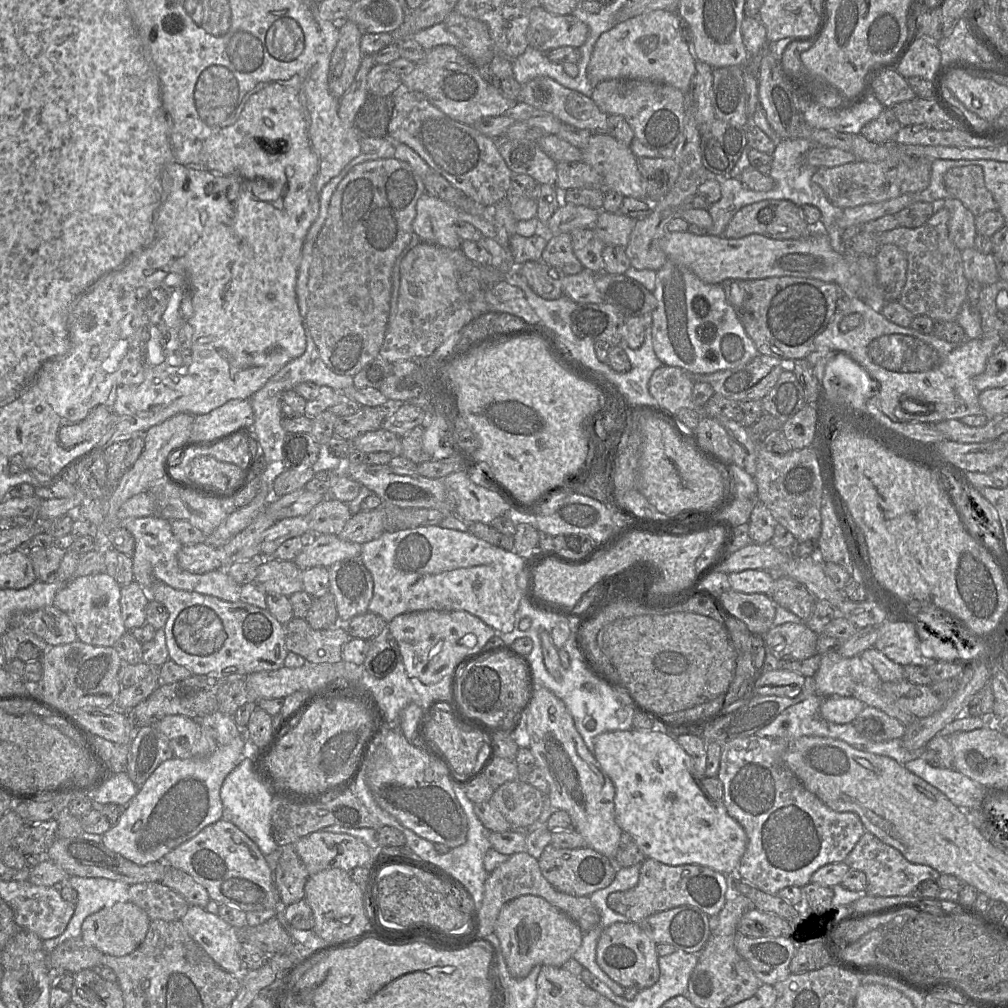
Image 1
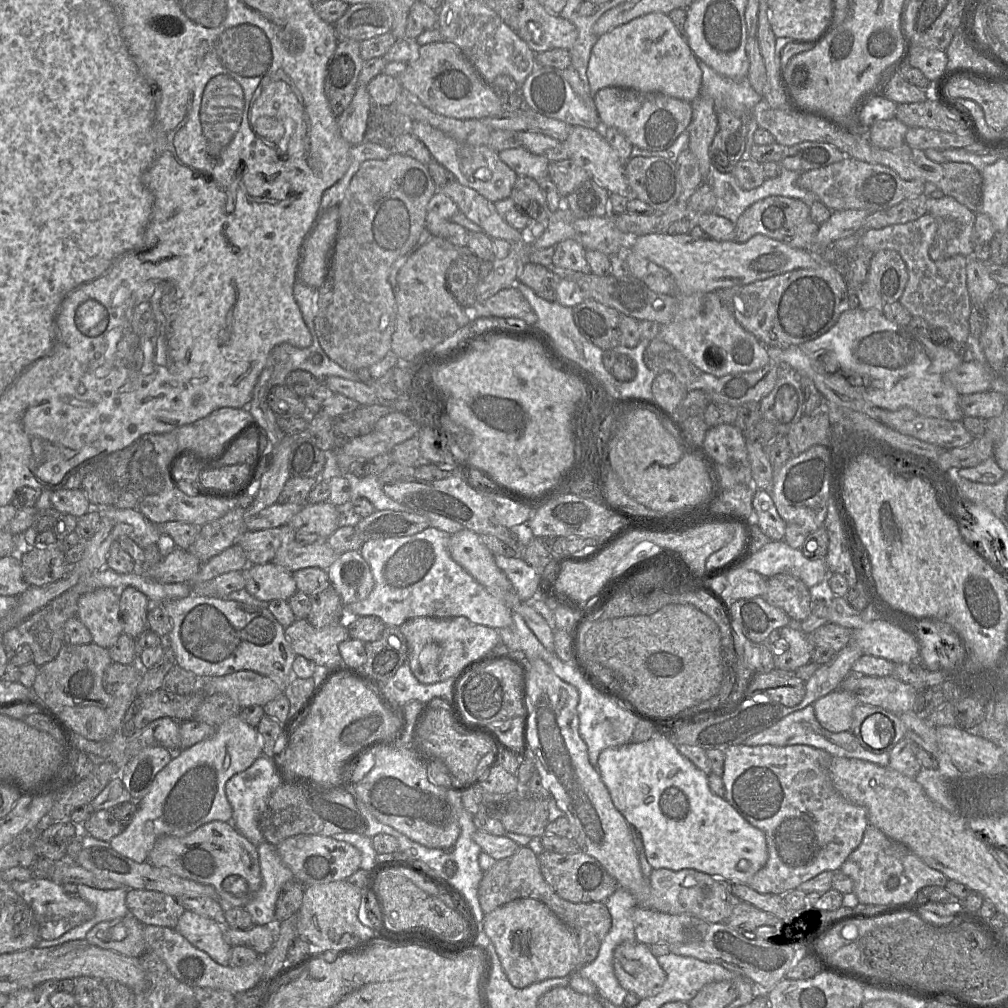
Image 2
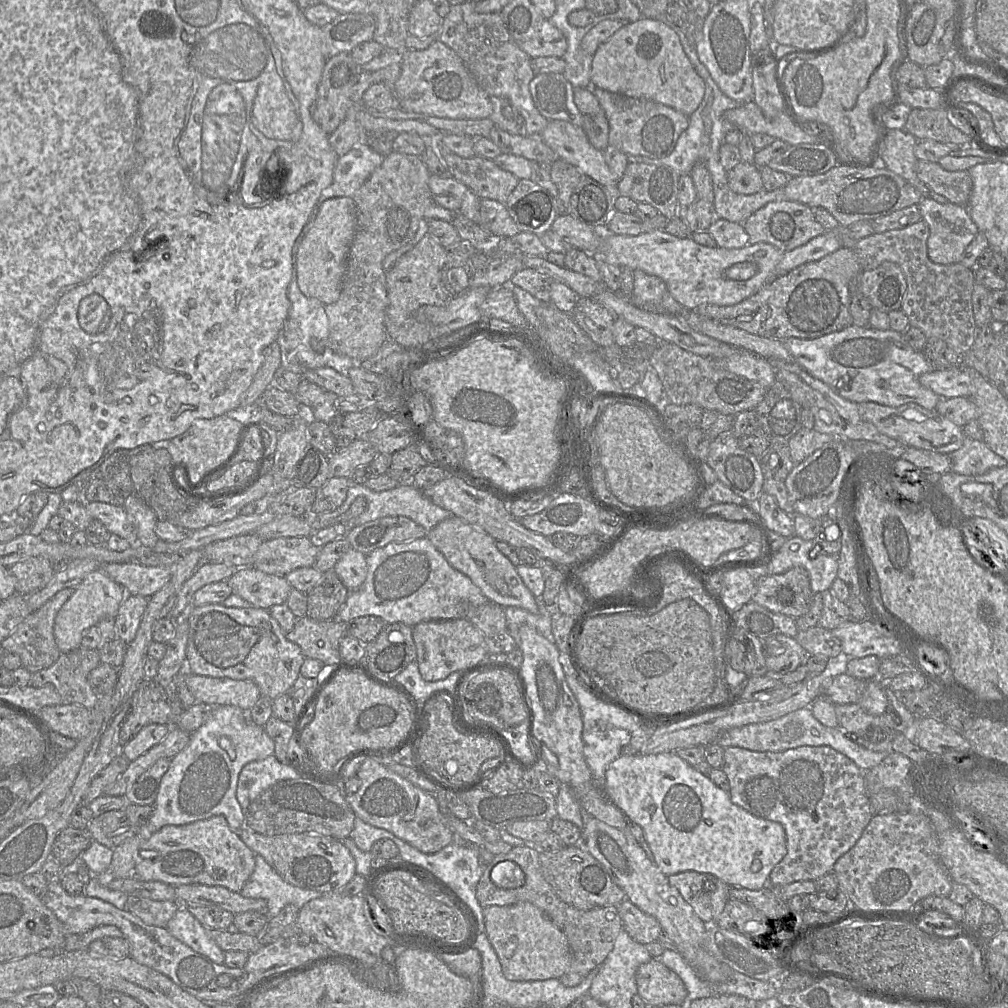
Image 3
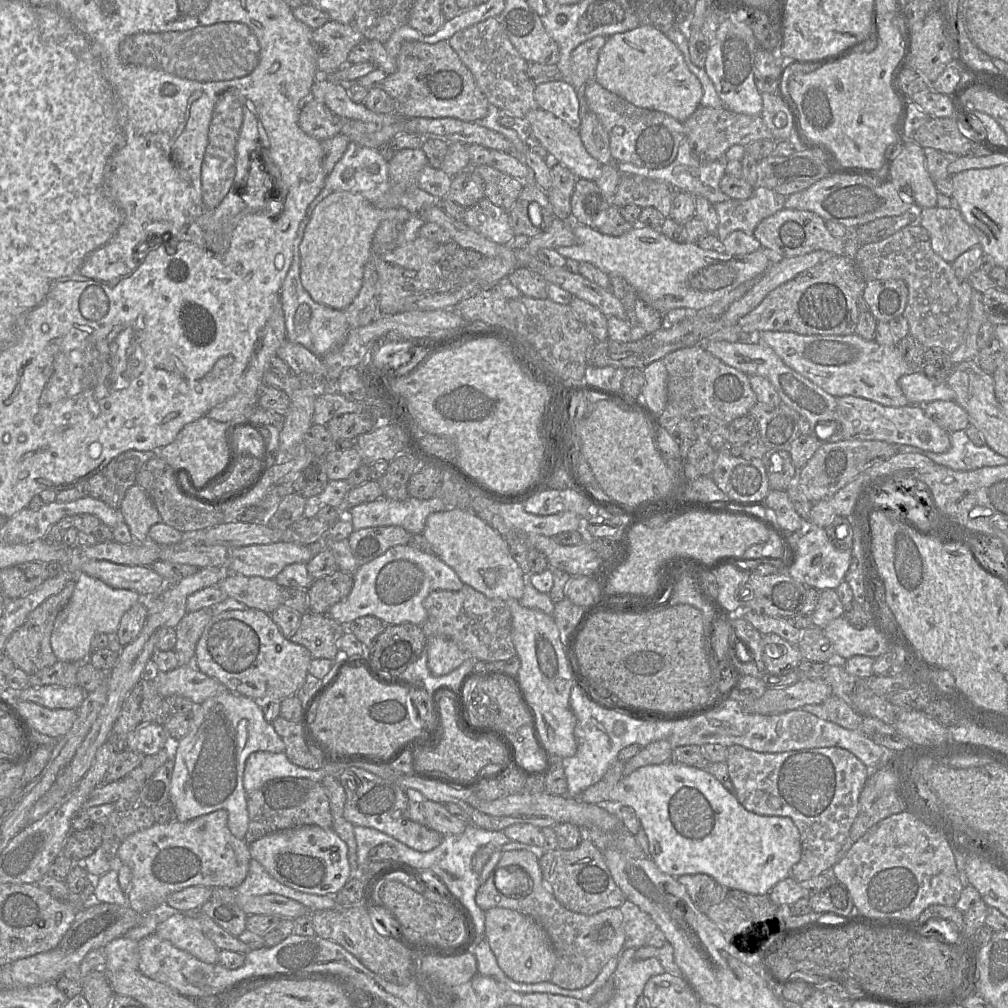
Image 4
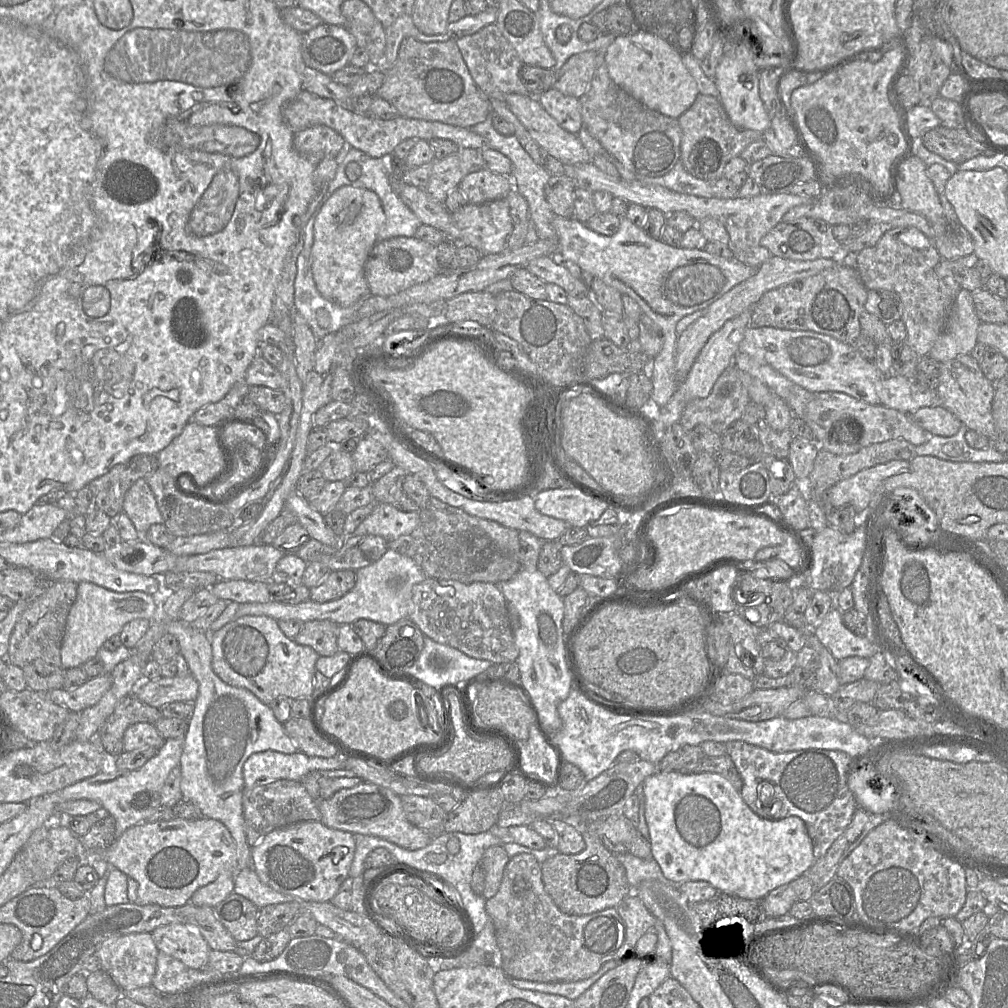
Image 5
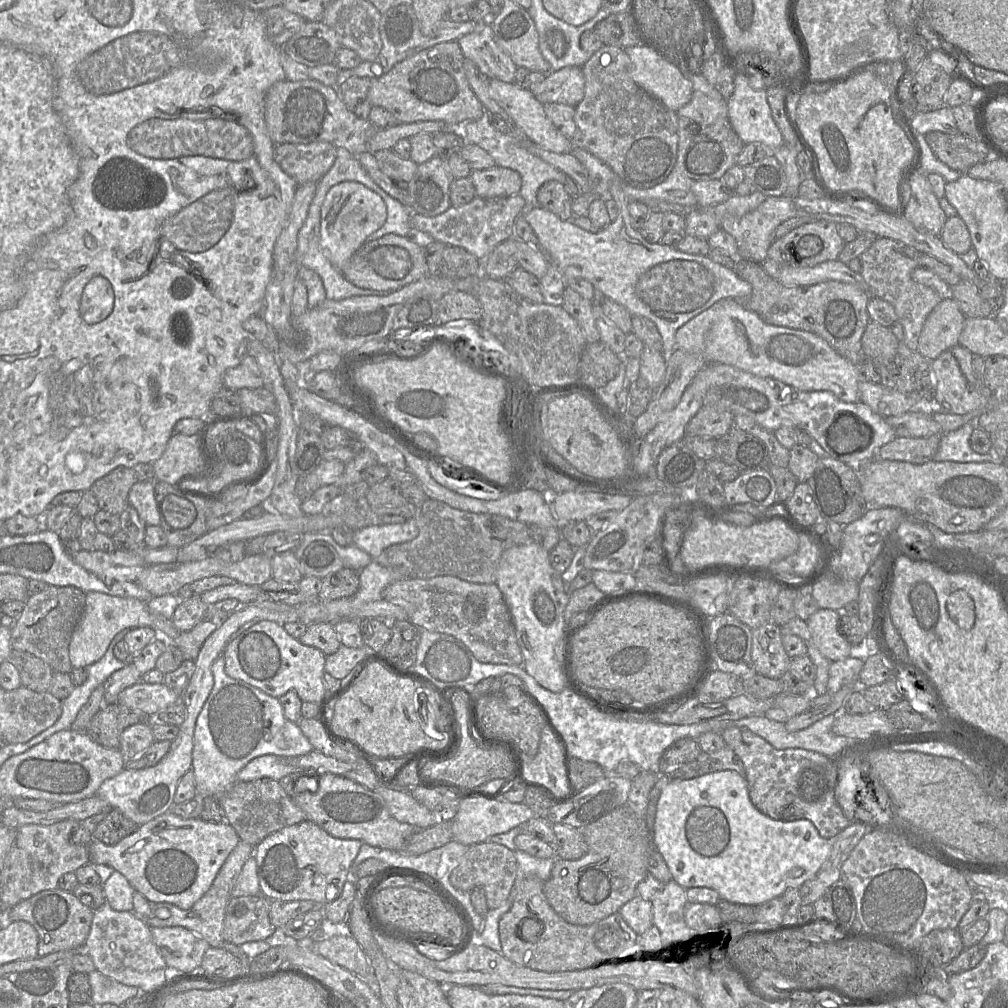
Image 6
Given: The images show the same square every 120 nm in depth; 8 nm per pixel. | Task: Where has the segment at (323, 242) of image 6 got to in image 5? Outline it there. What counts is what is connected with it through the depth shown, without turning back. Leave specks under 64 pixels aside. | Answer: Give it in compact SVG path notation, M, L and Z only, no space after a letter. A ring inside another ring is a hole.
M350 185L336 189L324 202L314 221L311 271L318 292L326 300L349 307L370 296L365 264L386 216L377 194Z

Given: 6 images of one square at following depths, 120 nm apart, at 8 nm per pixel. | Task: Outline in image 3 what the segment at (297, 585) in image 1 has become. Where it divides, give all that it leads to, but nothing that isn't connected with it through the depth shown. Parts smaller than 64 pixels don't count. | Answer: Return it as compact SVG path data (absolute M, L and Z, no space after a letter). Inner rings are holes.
M254 567L235 570L227 580L236 594L253 607L269 610L272 606L285 604L292 587L285 576L267 574Z

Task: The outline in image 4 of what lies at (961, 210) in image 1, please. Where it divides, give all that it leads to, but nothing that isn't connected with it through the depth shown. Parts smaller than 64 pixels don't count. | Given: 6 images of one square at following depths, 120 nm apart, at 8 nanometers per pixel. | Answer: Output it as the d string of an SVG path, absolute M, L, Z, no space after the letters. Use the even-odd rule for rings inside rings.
M957 207L918 209L918 223L927 230L933 251L948 263L979 244Z

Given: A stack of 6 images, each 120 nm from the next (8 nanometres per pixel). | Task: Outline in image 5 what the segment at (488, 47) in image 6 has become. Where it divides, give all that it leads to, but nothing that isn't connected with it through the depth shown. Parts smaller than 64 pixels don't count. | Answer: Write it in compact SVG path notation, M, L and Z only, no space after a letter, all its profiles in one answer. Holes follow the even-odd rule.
M495 23L483 27L474 34L463 36L455 42L472 79L488 98L504 100L505 96L511 93L530 96L519 76L524 64Z

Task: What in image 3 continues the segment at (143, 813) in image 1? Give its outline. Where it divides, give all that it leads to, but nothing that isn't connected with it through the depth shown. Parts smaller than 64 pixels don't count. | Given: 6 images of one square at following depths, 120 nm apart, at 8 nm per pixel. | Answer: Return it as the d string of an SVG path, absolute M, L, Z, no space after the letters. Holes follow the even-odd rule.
M230 705L214 707L207 721L191 733L188 745L171 759L169 769L161 779L154 803L154 811L149 821L140 826L136 835L126 839L114 848L110 872L115 877L129 878L134 876L140 846L166 825L185 825L216 815L223 815L230 828L234 831L239 831L245 825L246 812L242 810L236 798L239 774L246 764L252 761L264 760L268 756L274 755L275 750L273 740L269 737L263 726L253 722L248 711Z

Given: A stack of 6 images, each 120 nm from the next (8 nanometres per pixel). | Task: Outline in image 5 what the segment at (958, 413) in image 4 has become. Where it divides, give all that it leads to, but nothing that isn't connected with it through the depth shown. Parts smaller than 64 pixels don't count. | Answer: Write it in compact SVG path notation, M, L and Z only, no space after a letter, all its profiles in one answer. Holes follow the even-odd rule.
M942 405L920 408L910 417L933 436L951 437L957 434L962 426L961 421Z

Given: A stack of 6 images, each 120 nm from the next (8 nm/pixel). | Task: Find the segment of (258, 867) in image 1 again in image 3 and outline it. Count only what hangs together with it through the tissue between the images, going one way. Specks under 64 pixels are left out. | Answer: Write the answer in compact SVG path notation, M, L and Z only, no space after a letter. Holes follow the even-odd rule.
M223 815L185 825L166 825L145 841L139 850L134 877L143 881L160 881L171 886L202 884L223 886L232 892L240 893L255 869L255 853L242 841L238 831L228 825Z

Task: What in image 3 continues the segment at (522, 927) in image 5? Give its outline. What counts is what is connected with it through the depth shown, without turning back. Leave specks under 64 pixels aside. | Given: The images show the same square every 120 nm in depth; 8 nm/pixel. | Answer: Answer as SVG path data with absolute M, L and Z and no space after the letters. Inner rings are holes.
M514 846L506 854L495 855L484 869L477 885L476 896L483 907L529 902L544 912L563 932L571 950L570 966L559 978L566 987L579 985L592 970L605 961L623 928L616 906L579 910L562 901L543 876L539 853L526 846Z

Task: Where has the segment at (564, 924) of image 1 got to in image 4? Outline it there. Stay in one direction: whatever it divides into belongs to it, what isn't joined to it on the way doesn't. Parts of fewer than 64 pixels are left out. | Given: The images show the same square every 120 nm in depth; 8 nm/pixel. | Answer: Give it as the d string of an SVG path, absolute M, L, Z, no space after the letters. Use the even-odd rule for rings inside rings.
M495 907L485 911L485 926L485 938L500 968L509 978L522 983L550 981L556 954L548 934L540 924L516 910Z

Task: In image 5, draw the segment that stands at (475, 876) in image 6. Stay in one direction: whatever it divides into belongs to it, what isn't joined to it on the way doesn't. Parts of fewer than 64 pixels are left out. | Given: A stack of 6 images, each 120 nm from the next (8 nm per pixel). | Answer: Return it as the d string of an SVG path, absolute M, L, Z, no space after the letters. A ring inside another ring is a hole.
M503 845L489 847L483 854L479 865L485 870L485 889L483 896L486 899L495 896L500 888L504 869L510 857Z

